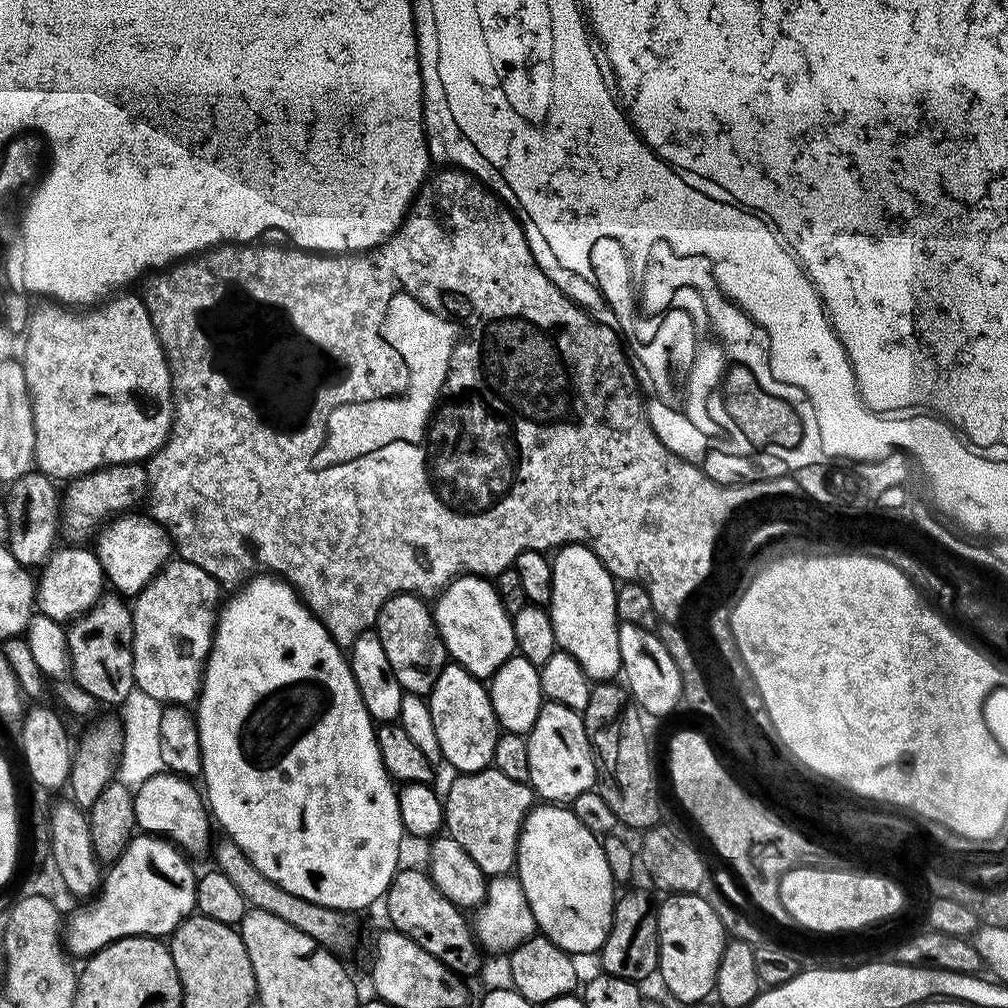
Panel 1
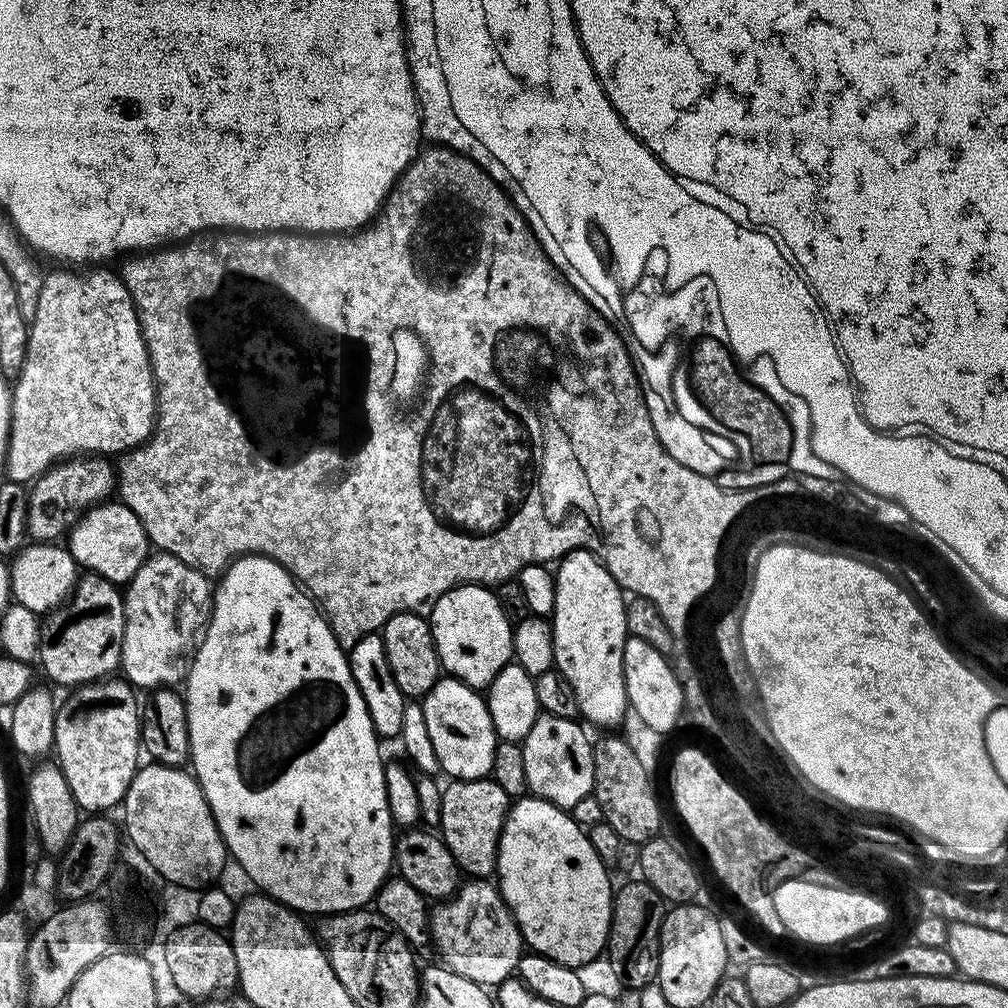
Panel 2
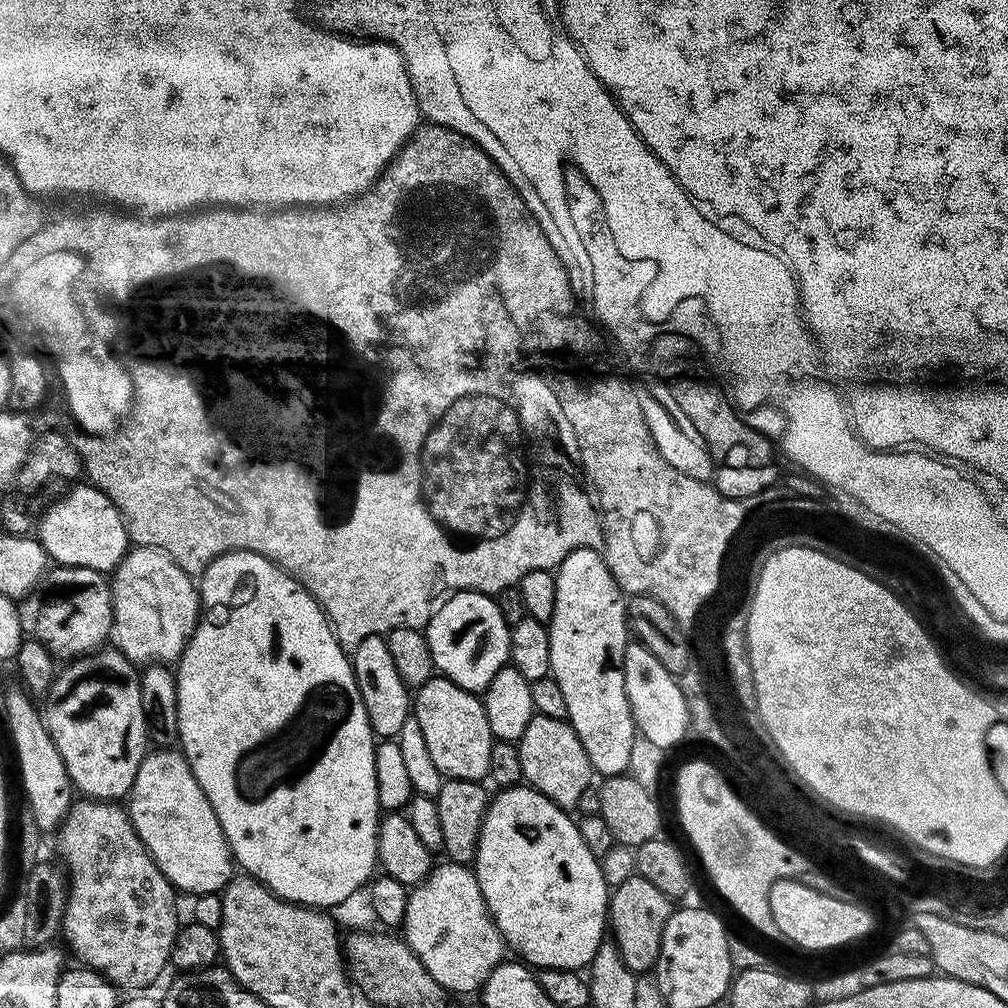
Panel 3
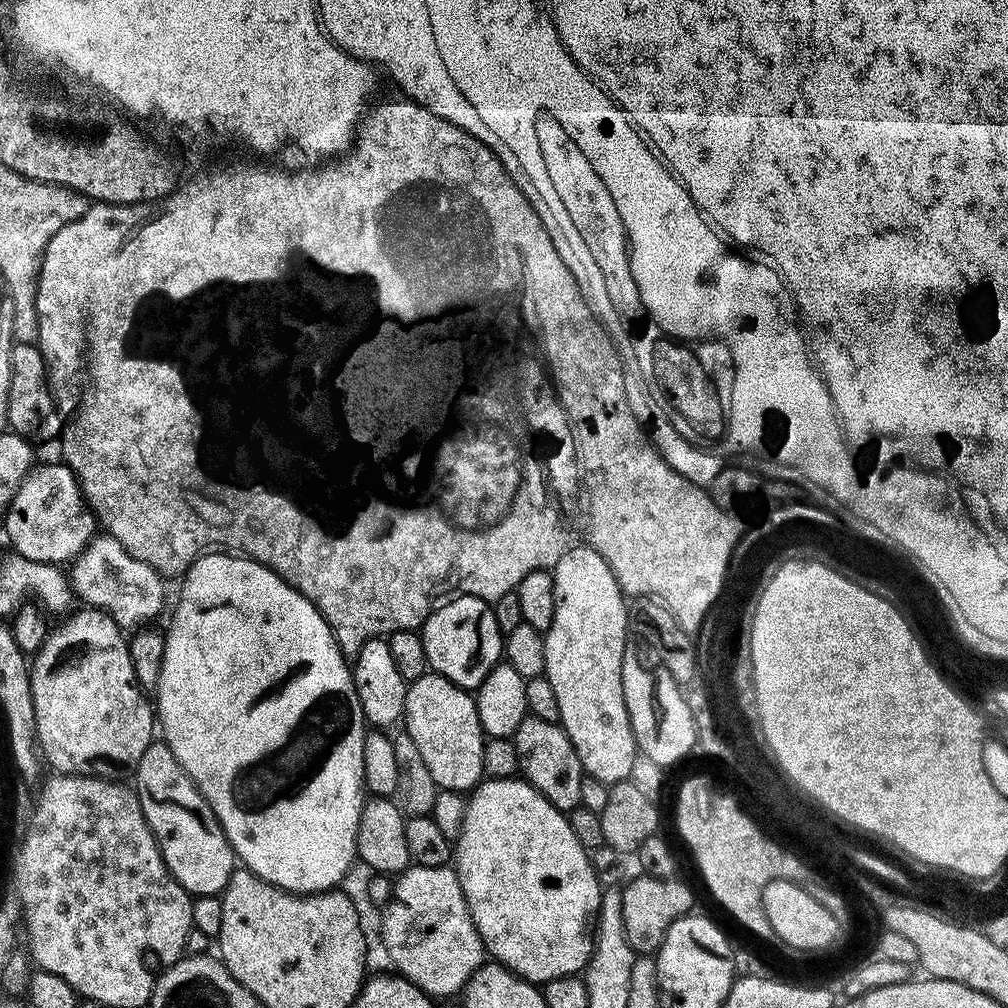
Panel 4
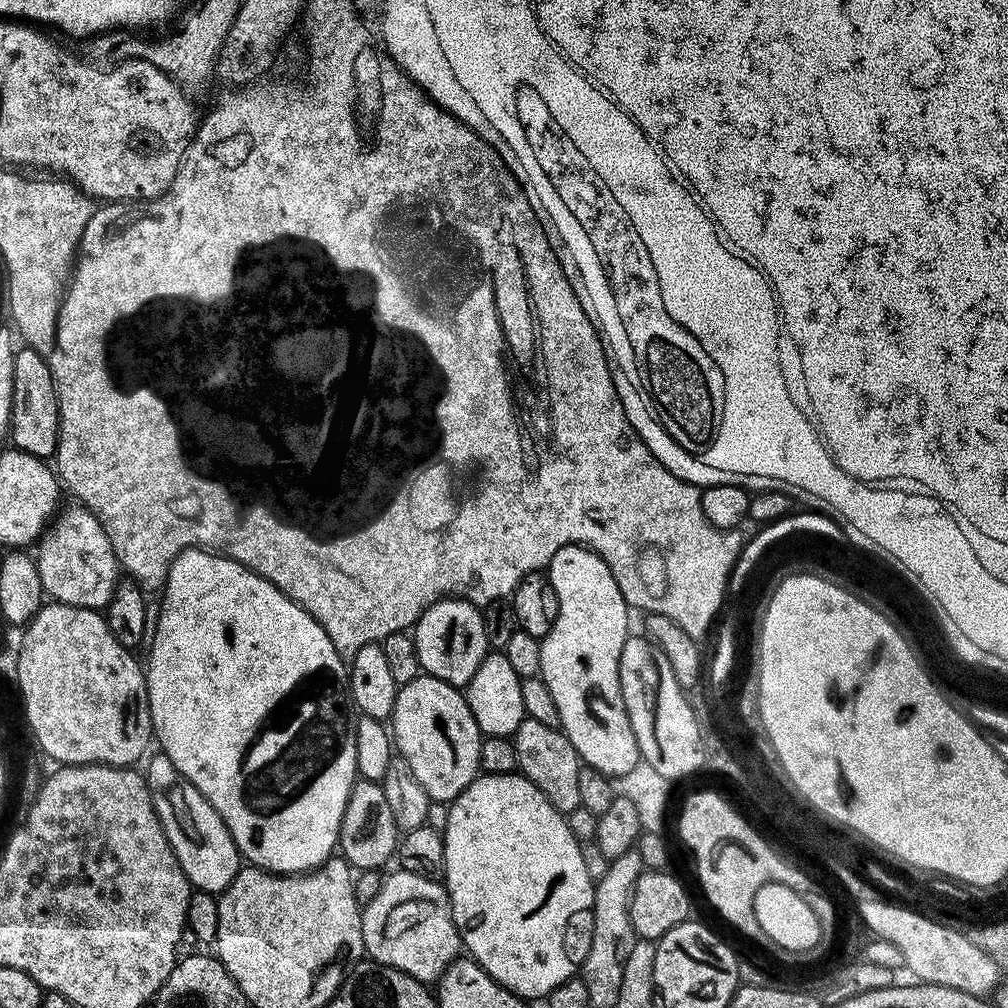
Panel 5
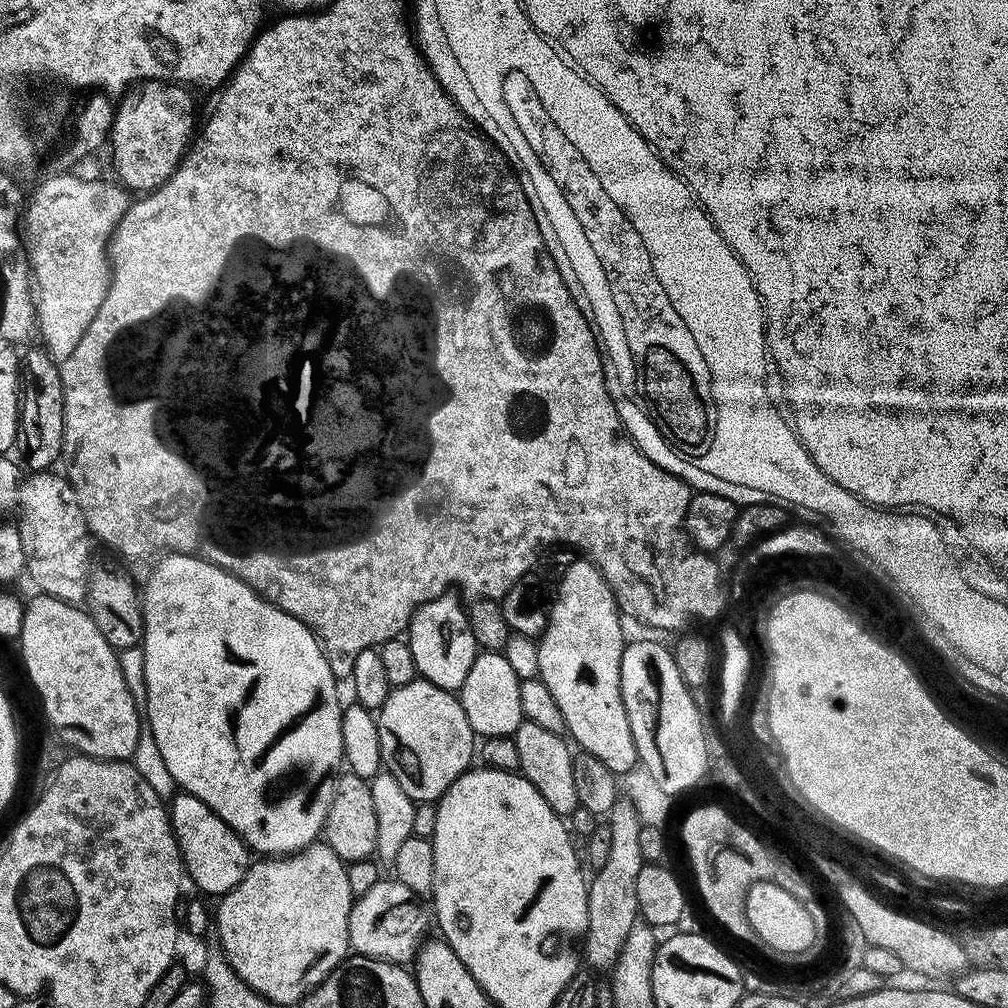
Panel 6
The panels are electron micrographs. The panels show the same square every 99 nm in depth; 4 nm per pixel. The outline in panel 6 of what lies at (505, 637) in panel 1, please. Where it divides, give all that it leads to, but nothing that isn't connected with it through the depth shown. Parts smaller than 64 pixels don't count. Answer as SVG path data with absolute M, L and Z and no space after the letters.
M445 594L420 607L406 629L406 639L414 654L417 673L442 690L459 693L462 682L466 682L466 674L470 674L470 666L474 666L478 649L465 605L452 598Z

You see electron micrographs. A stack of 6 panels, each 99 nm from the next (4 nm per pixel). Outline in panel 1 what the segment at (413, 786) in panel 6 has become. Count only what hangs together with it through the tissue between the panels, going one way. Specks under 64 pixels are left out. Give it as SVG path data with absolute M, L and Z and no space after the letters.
M448 662L438 674L426 699L430 706L430 718L434 721L434 734L438 734L443 763L457 768L455 771L460 774L481 772L489 767L494 754L498 725L487 687L477 677L468 673L461 664Z

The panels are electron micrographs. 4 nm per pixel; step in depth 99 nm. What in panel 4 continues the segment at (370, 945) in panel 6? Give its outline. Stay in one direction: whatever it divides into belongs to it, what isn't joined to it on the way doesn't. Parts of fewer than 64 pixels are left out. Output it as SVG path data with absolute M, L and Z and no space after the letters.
M421 864L409 866L399 873L398 879L392 885L392 899L388 901L386 907L383 909L382 915L384 917L380 920L380 936L384 939L384 952L392 959L392 964L397 973L403 976L405 980L409 980L411 984L418 985L424 993L433 998L441 998L440 996L452 996L463 993L464 985L467 984L477 970L480 969L481 964L485 963L486 953L484 950L484 943L478 934L478 930L472 921L472 915L468 909L466 898L462 894L462 886L460 879L456 876L455 867L445 866L439 868L438 866L422 866Z

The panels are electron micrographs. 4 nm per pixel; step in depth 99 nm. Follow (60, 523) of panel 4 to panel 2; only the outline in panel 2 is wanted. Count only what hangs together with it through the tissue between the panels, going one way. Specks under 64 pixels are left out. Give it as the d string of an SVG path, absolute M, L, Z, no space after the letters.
M105 502L87 509L68 532L66 547L81 569L106 578L111 584L117 586L127 585L128 581L134 578L134 574L138 574L138 570L150 555L148 535L142 522L138 522L138 514L134 514L134 510L130 510L125 504L119 502Z

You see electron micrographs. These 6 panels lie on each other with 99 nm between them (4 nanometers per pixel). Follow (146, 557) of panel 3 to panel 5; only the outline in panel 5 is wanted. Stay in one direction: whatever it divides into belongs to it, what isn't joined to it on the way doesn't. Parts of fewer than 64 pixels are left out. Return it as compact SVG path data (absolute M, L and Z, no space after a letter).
M72 502L63 512L64 509L51 521L50 527L35 545L34 559L38 578L42 578L45 593L55 603L107 609L118 583L118 565L110 546L110 538L98 517L83 504Z

